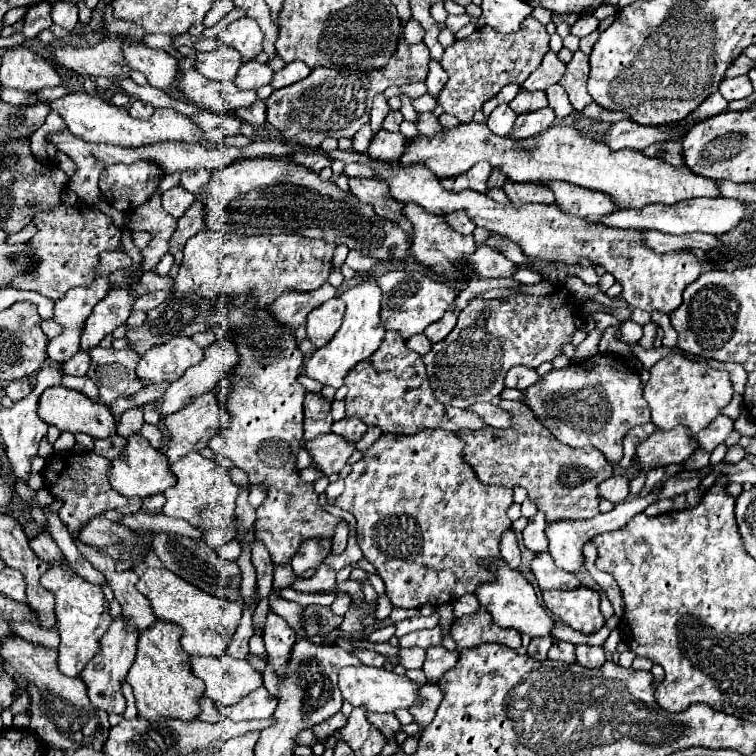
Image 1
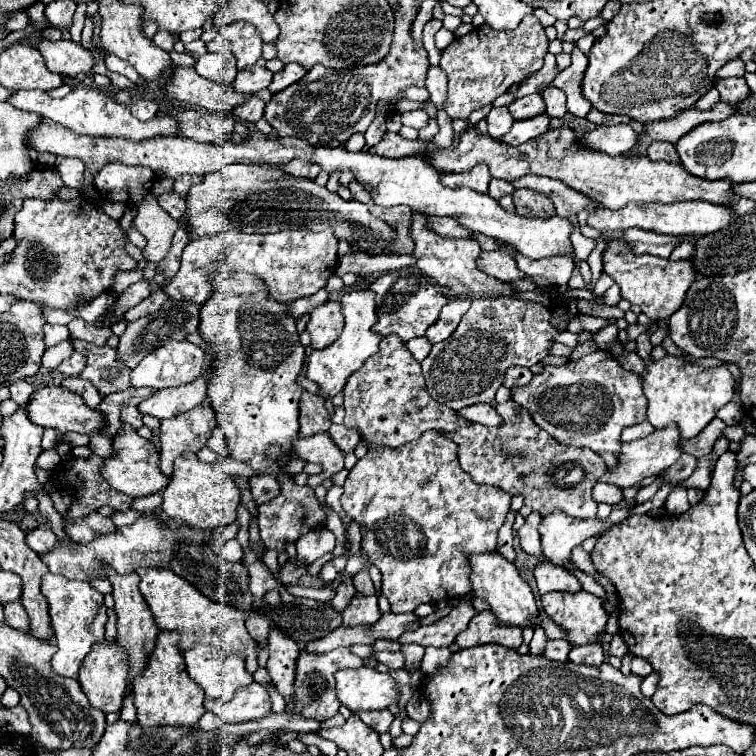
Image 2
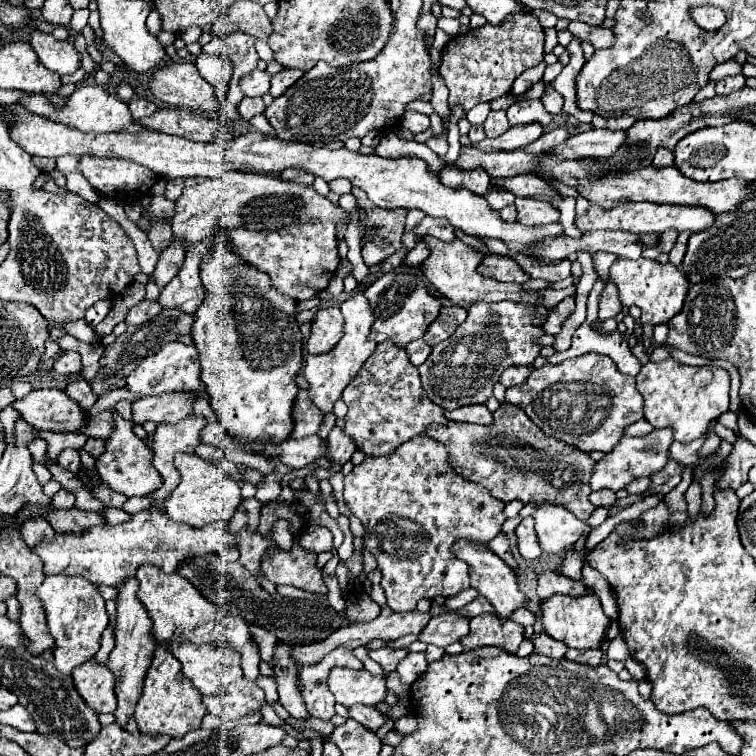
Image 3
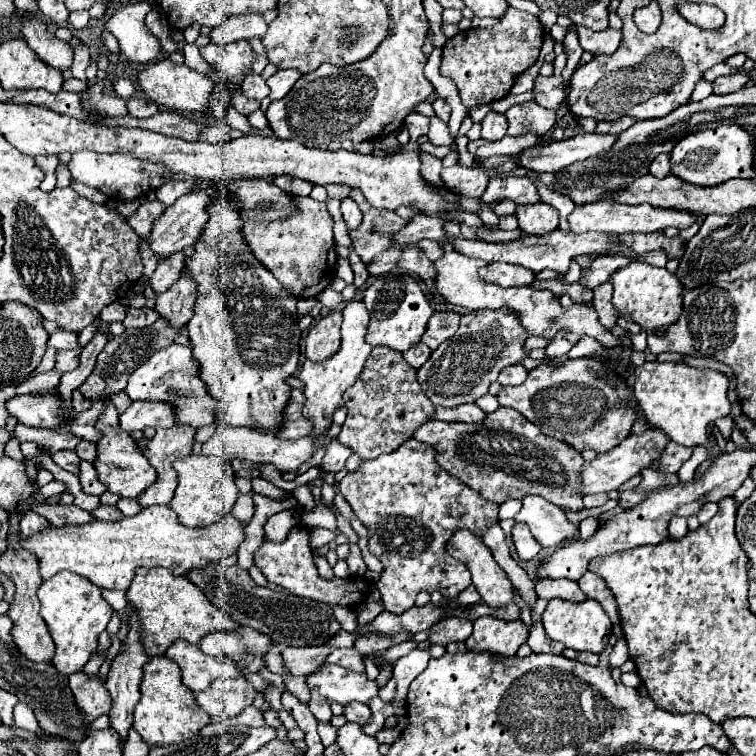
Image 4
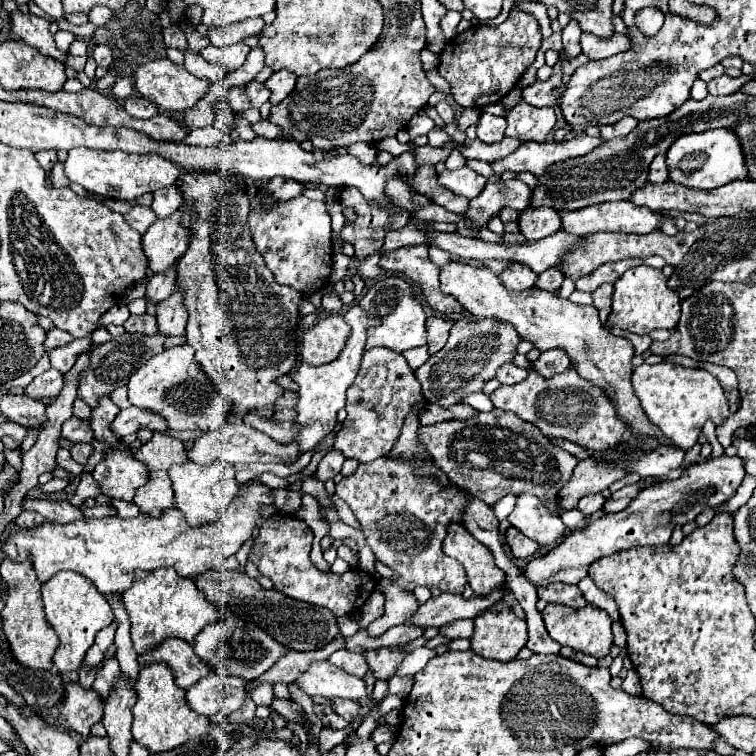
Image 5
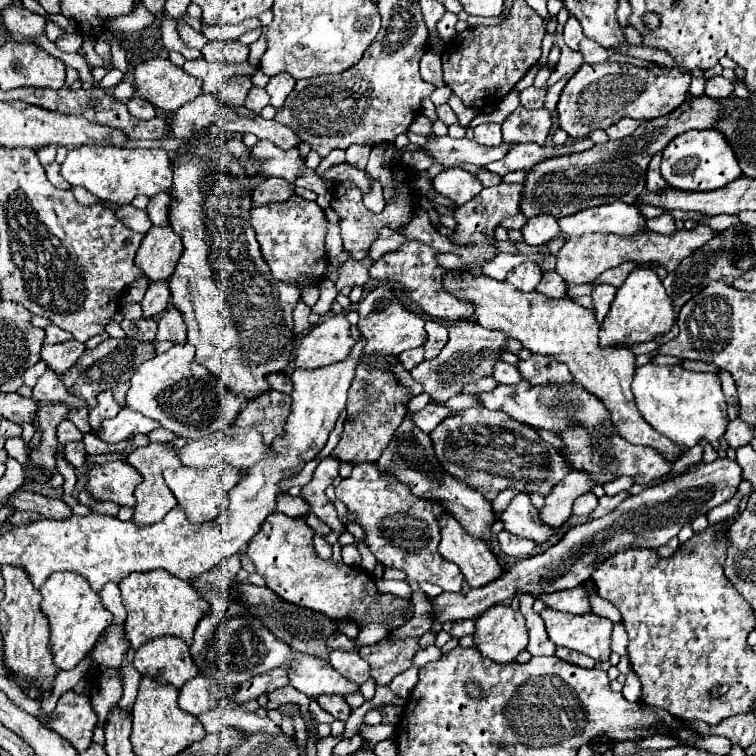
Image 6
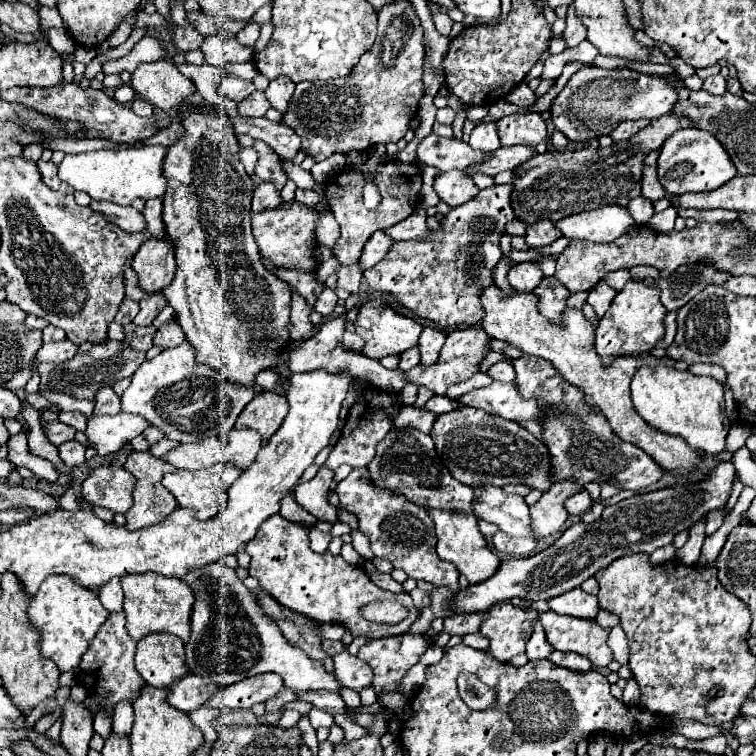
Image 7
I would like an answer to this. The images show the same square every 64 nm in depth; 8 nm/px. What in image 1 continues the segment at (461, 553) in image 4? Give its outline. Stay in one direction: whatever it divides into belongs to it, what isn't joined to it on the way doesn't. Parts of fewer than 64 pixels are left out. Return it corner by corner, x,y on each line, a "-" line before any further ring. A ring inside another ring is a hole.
486,560
484,562
488,568
498,570
496,574
496,582
492,584
482,584
476,594
480,604
492,614
494,622
498,626
504,628
516,628
522,634
528,634
530,638
542,638
542,636
550,636
554,630
554,620
548,616
548,612
538,604
538,596
532,588
532,584
518,572
512,570
504,560

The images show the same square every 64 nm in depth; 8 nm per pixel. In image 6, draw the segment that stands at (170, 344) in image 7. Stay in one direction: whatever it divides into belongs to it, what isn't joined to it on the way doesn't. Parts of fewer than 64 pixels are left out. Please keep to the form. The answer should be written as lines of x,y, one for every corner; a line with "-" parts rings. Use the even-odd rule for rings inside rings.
170,304
158,318
158,334
156,340
172,340
172,342
184,342
186,340
186,324
180,310
176,310
174,304

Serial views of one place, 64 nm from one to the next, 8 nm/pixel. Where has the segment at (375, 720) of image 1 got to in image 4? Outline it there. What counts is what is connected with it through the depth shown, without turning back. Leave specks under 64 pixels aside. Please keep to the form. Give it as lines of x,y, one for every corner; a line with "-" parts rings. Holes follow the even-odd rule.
354,702
354,704
346,704
344,706
344,716
350,722
358,722
360,726
364,726
364,724
368,724
372,720
372,710
368,708
368,704

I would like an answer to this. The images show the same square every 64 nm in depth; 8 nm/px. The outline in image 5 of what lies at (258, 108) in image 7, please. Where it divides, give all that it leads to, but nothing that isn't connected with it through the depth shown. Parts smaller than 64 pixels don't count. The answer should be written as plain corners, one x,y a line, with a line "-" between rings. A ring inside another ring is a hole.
252,80
252,82
246,84
246,96
250,98
254,108
260,108
270,98
270,92
268,92
268,88
262,82

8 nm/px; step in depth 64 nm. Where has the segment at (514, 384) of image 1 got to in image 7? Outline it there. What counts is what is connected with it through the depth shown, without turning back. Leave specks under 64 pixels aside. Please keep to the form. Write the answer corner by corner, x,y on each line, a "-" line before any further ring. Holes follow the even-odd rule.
496,362
494,366
490,366
488,376
492,376
498,382
514,382
516,380
516,372
510,362

